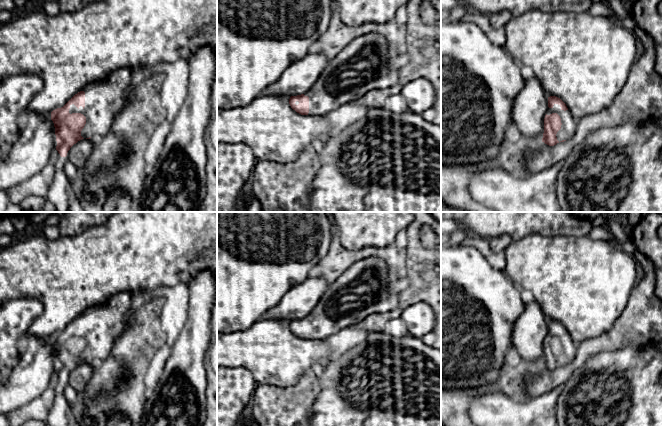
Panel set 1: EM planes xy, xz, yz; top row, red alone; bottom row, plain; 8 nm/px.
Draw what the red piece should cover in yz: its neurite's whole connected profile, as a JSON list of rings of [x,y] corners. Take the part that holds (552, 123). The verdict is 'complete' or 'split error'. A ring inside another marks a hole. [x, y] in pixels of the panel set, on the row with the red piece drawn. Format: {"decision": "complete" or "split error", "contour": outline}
{"decision": "split error", "contour": [[[556,96],[548,97],[548,107],[544,118],[542,142],[554,146],[574,135],[577,121],[570,114],[566,104]]]}

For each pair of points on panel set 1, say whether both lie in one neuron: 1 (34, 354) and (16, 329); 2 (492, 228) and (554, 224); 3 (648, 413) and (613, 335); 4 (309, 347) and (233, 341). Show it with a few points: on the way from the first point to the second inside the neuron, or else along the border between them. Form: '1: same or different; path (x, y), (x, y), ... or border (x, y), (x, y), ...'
1: different; border (22, 354), (10, 374)
2: same; path (507, 224), (539, 224)
3: different; border (642, 345), (621, 346), (596, 354)
4: same; path (290, 347), (252, 347)

